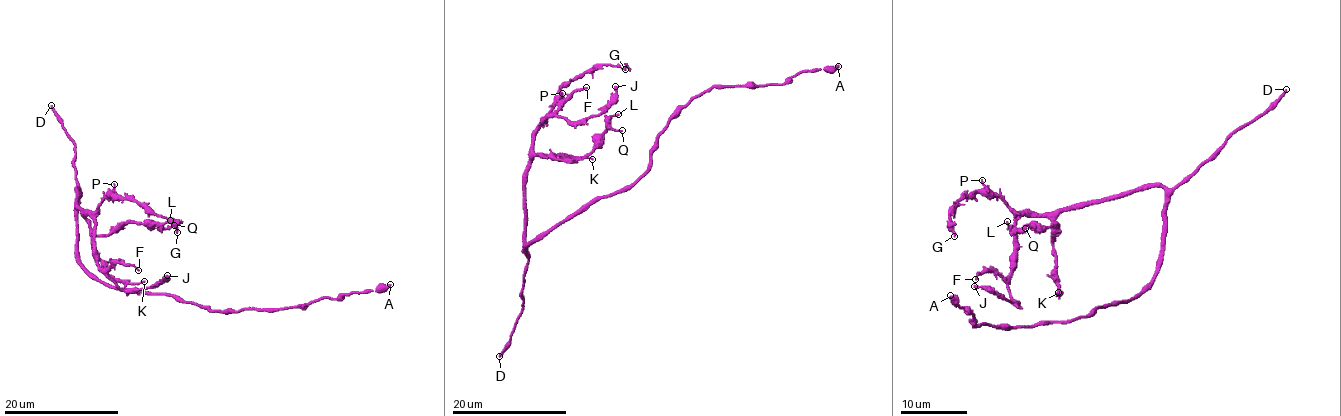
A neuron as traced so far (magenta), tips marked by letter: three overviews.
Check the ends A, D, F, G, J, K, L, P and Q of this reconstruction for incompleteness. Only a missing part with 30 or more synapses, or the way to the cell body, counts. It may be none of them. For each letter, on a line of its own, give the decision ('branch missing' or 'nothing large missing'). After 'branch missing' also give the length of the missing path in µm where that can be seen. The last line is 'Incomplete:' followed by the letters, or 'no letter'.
A: nothing large missing
D: branch missing | 140 µm
F: nothing large missing
G: nothing large missing
J: nothing large missing
K: nothing large missing
L: nothing large missing
P: nothing large missing
Q: nothing large missing
Incomplete: D

